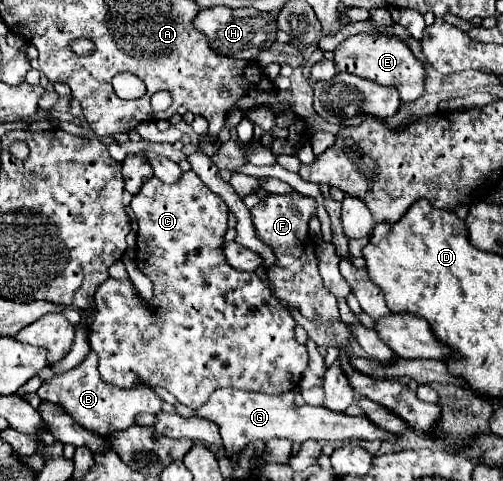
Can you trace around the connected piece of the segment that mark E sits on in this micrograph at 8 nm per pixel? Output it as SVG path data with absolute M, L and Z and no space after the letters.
M354 34L334 48L334 62L338 70L346 70L360 78L382 86L394 86L404 102L414 102L424 94L424 64L416 60L412 50L398 38L386 34Z

